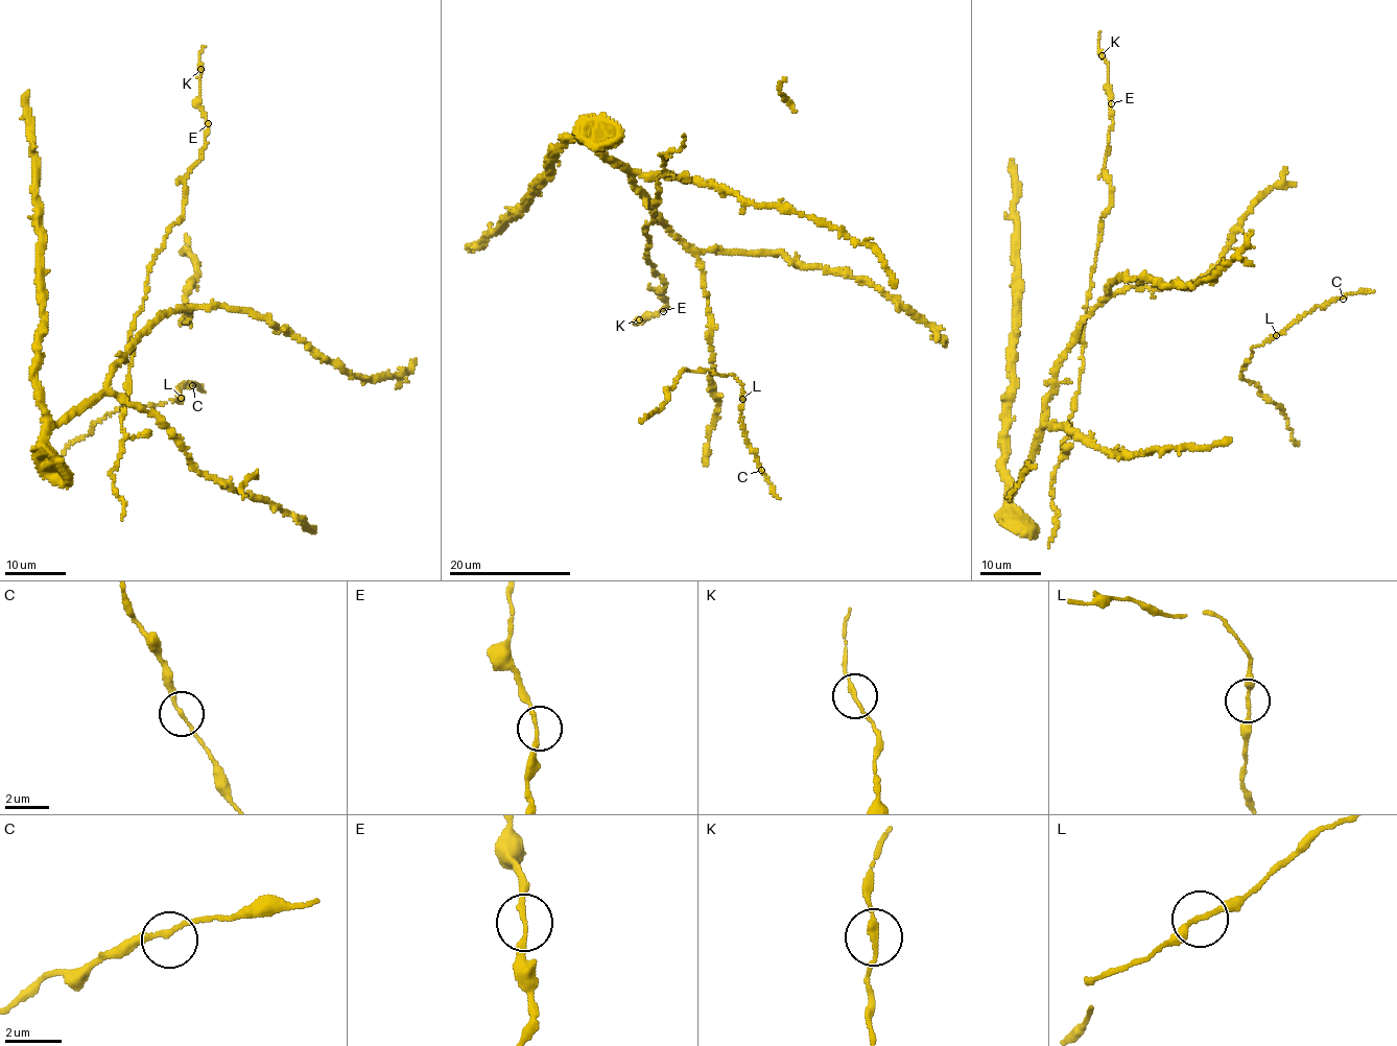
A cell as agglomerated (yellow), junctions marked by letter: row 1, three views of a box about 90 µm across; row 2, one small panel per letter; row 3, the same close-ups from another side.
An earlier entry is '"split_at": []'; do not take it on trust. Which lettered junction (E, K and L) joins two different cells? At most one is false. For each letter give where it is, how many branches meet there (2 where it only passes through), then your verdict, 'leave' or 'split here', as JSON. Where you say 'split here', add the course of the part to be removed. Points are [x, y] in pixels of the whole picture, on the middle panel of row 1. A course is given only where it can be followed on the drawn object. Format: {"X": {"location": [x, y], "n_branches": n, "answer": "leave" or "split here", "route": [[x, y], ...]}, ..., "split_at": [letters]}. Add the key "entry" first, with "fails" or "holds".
{"entry": "holds", "E": {"location": [663, 311], "n_branches": 2, "answer": "leave"}, "K": {"location": [639, 319], "n_branches": 2, "answer": "leave"}, "L": {"location": [742, 399], "n_branches": 2, "answer": "leave"}, "split_at": []}

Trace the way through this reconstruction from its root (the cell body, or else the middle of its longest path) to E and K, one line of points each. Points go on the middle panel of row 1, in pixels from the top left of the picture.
E: (640, 190), (654, 215), (643, 229), (649, 237), (645, 255), (665, 285), (656, 291), (666, 300), (663, 311)
K: (640, 190), (654, 215), (643, 229), (649, 237), (645, 256), (665, 285), (656, 291), (666, 305), (640, 319)

